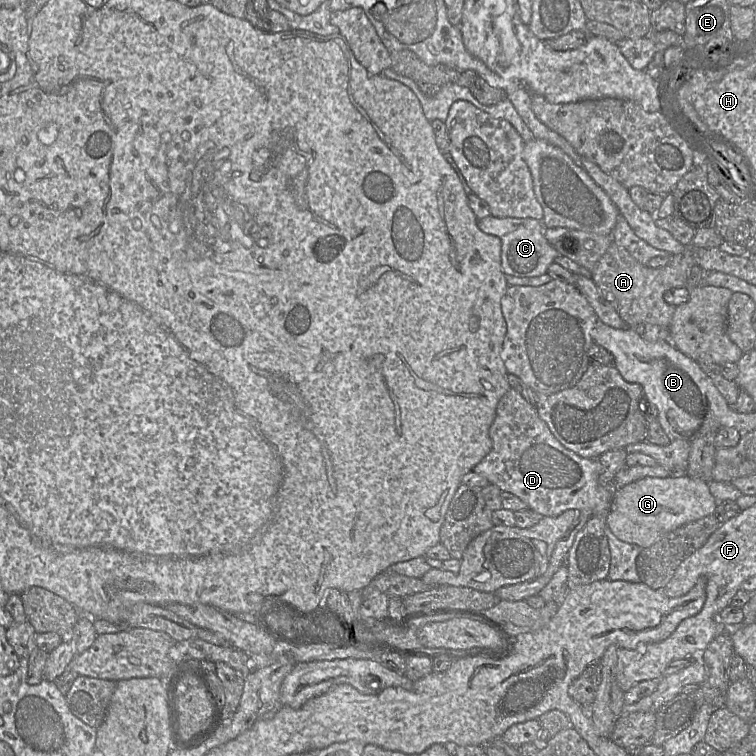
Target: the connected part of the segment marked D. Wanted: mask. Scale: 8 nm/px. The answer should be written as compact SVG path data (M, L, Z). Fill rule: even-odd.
M510 388L499 400L494 420L489 428L492 441L490 452L474 466L473 470L497 485L501 491L510 492L522 501L528 508L543 515L556 517L569 509L587 510L591 515L607 517L613 497L618 490L614 478L610 483L602 485L598 482L601 465L597 459L588 459L564 447L550 431L538 415L535 405L526 401L523 396Z

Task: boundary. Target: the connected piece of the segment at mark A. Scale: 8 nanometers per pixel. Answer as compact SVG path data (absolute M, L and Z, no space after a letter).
M613 242L591 272L604 298L629 327L652 324L669 329L676 306L665 301L664 293L674 287L686 286L693 265L695 259L690 255L690 249L671 256L666 265L652 268L642 265L623 246Z

